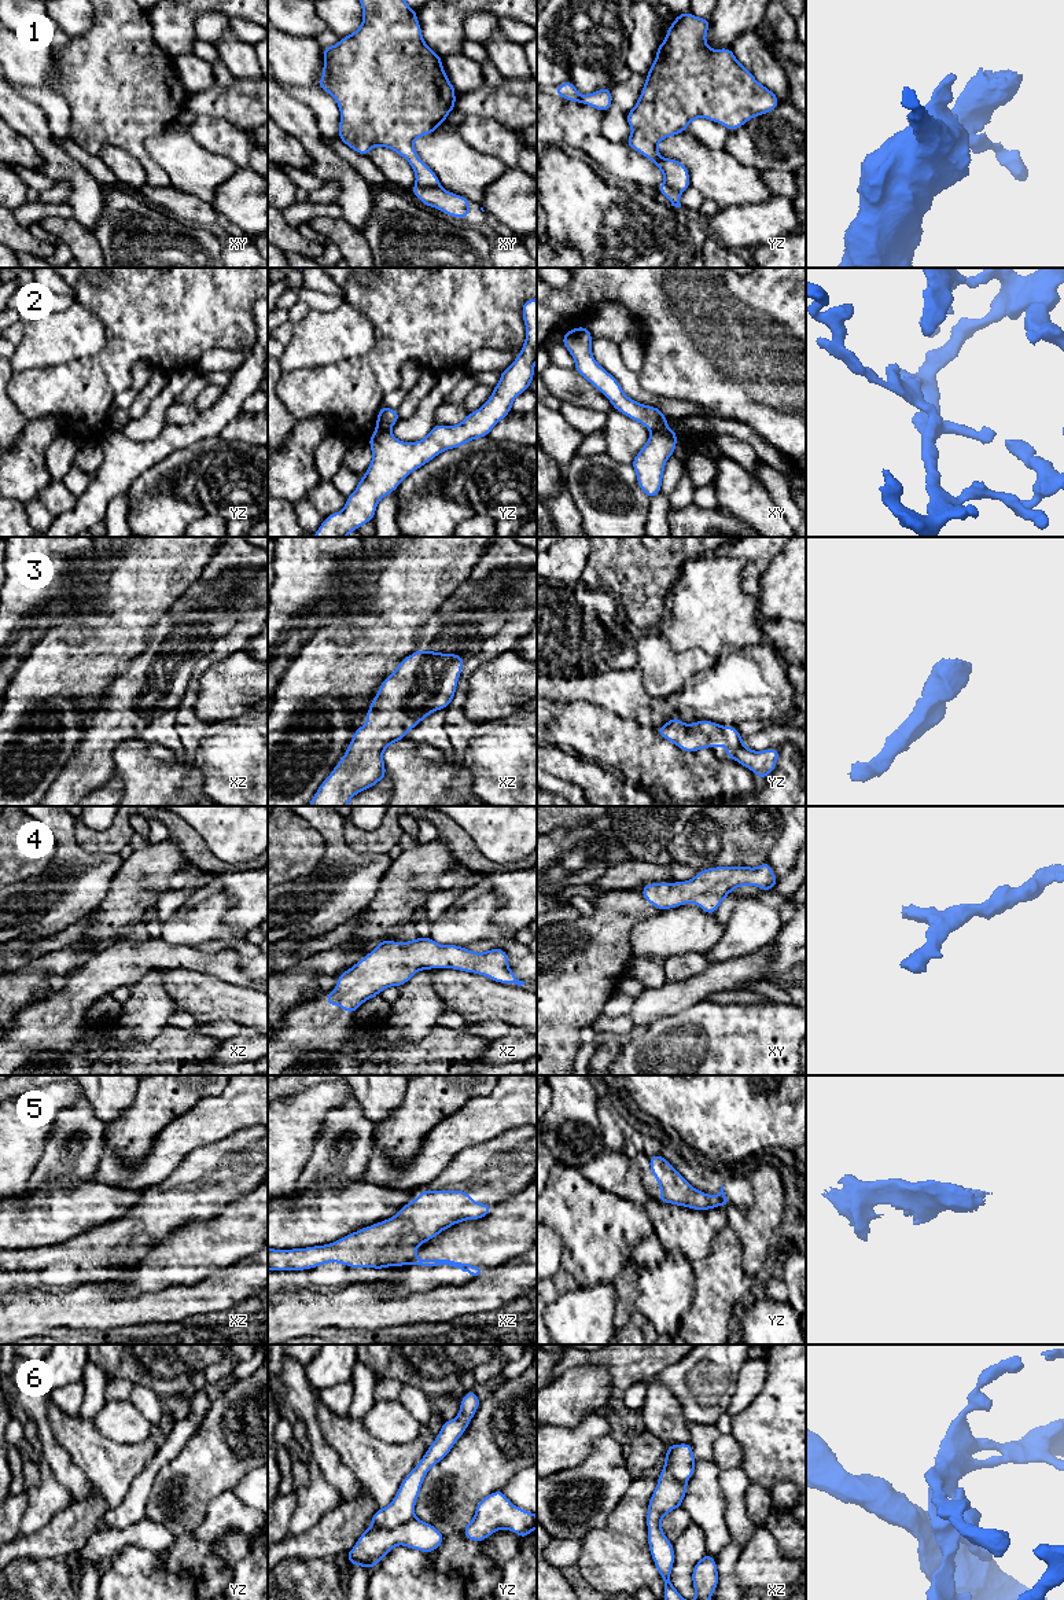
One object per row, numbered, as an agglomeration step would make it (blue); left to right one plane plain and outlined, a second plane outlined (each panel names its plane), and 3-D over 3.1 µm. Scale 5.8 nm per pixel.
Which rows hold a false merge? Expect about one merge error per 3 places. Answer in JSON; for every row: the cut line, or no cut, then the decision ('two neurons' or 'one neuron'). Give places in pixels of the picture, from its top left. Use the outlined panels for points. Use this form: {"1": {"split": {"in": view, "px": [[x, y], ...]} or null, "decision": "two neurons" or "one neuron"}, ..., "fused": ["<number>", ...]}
{"1": {"split": {"in": "xy", "px": [[416, 184], [440, 187]]}, "decision": "two neurons"}, "2": {"split": {"in": "xy", "px": [[667, 427], [651, 433]]}, "decision": "two neurons"}, "3": {"split": null, "decision": "one neuron"}, "4": {"split": null, "decision": "one neuron"}, "5": {"split": {"in": "xz", "px": [[415, 1255], [409, 1262]]}, "decision": "two neurons"}, "6": {"split": null, "decision": "one neuron"}, "fused": ["1", "2", "5"]}

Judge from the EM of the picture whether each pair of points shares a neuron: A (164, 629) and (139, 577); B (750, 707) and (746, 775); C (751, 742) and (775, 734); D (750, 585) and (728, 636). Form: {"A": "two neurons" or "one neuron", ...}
{"A": "two neurons", "B": "two neurons", "C": "one neuron", "D": "two neurons"}

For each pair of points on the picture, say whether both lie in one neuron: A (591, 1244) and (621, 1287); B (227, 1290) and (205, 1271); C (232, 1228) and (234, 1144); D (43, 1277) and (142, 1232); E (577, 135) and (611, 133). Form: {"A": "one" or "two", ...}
{"A": "two", "B": "two", "C": "two", "D": "one", "E": "two"}

